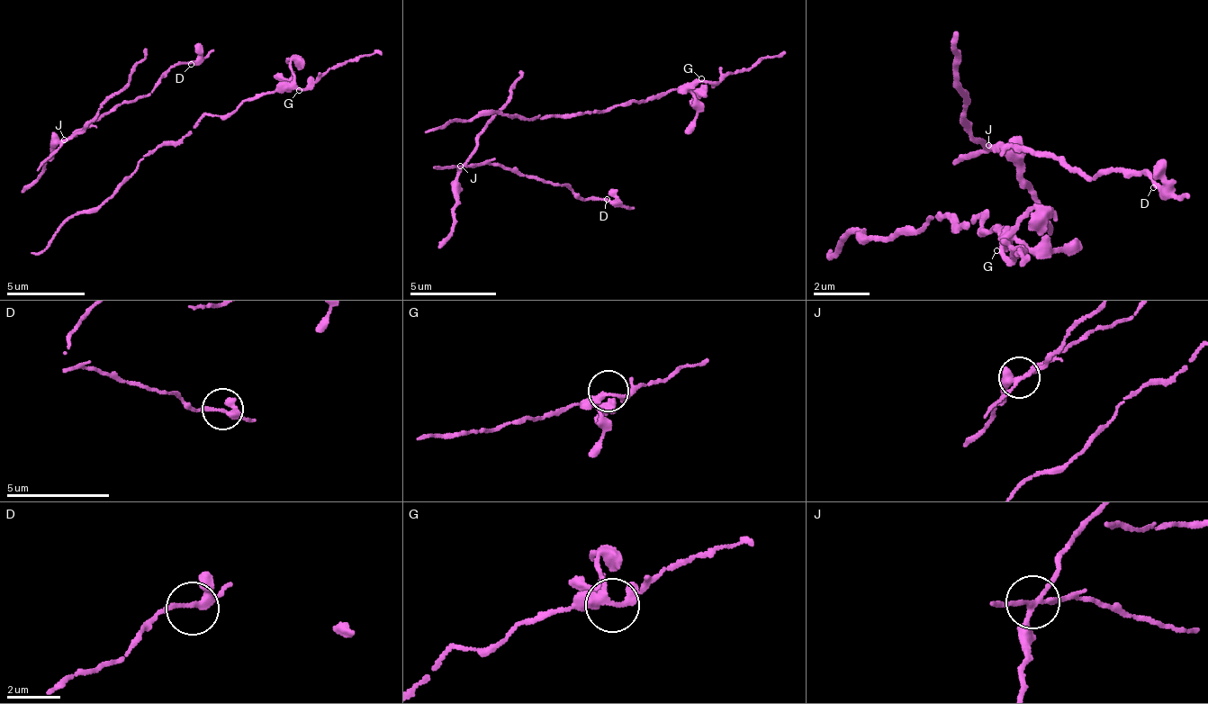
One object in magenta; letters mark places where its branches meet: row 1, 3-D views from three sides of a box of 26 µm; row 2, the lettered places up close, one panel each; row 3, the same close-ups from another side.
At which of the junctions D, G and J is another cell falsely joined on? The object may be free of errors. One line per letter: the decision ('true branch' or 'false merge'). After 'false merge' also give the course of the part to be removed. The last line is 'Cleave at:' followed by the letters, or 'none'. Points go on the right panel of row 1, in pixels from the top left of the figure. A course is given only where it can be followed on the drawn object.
D: true branch
G: true branch
J: false merge; foreign part runs (987, 148), (961, 116), (959, 32)
Cleave at: J

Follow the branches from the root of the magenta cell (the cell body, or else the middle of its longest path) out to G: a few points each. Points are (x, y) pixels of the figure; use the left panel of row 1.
G: (139, 159), (157, 148), (180, 146), (193, 127), (209, 115), (236, 112), (247, 101), (271, 92), (299, 90)

